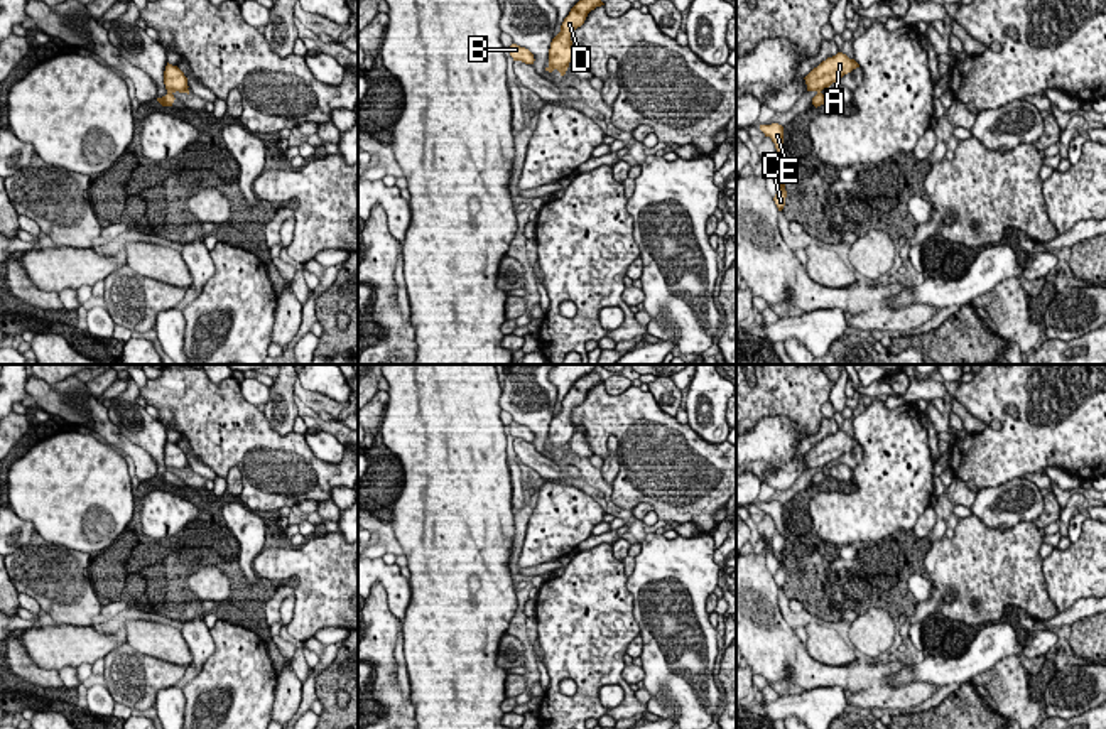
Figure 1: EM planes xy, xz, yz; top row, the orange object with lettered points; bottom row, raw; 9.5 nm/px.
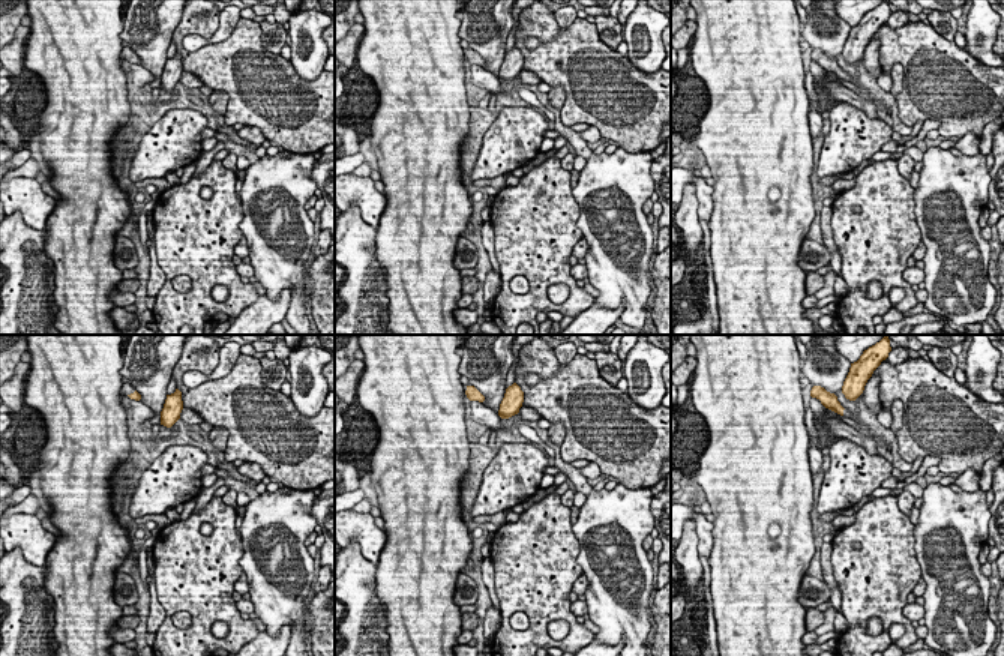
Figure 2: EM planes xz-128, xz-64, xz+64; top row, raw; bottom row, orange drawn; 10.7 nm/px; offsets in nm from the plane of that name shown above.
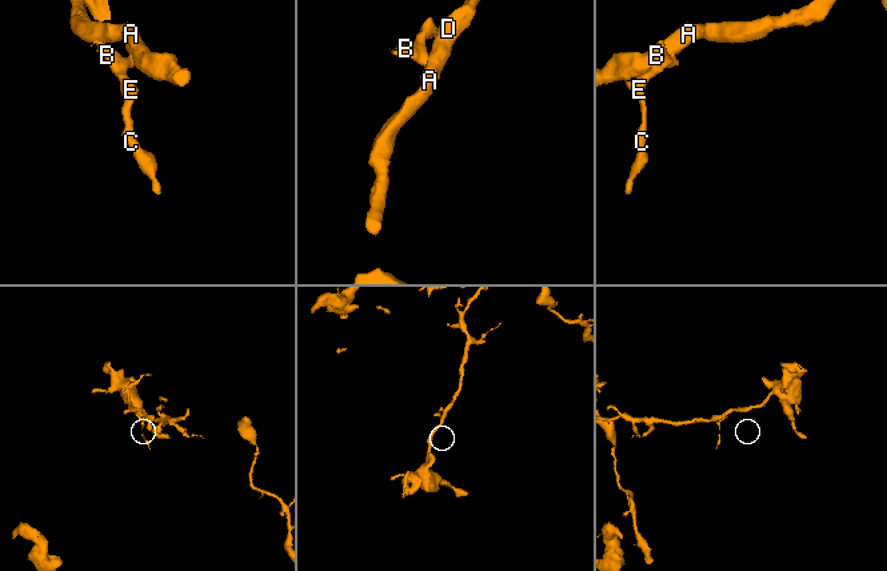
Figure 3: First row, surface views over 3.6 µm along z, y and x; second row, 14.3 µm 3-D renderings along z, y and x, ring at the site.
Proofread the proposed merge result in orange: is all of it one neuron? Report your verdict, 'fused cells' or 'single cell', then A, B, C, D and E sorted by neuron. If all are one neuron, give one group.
fused cells; A D / B C E

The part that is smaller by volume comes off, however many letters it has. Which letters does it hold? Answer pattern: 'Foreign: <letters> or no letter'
Foreign: B, C, E

